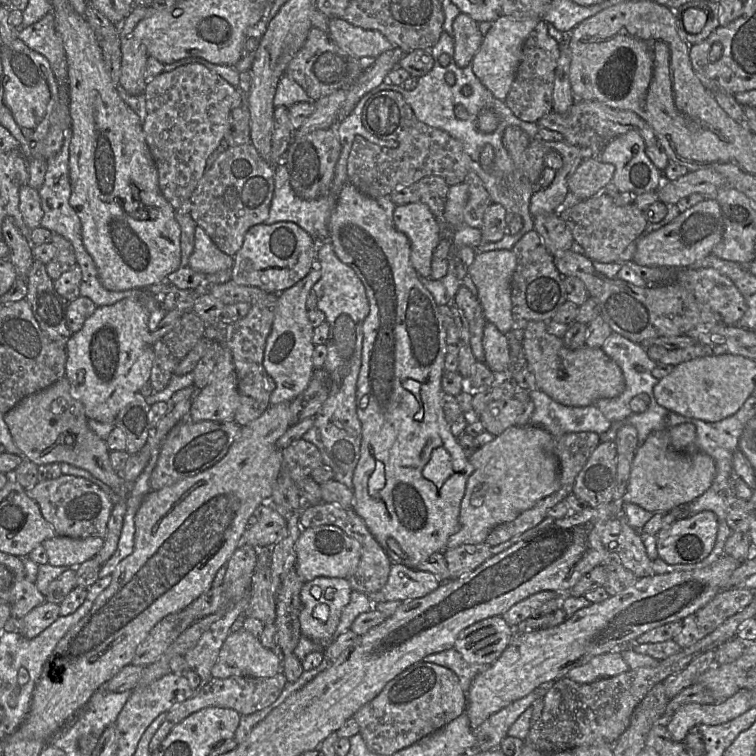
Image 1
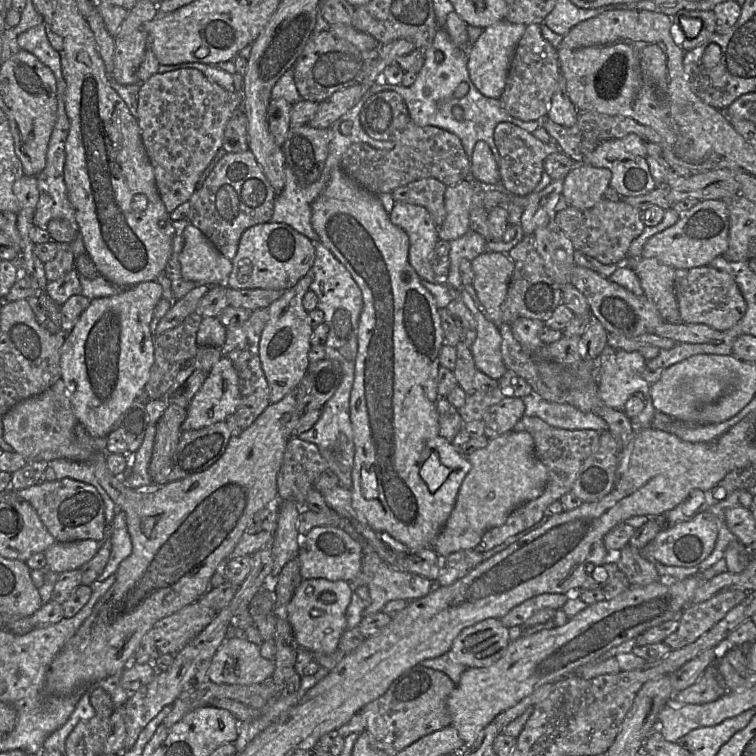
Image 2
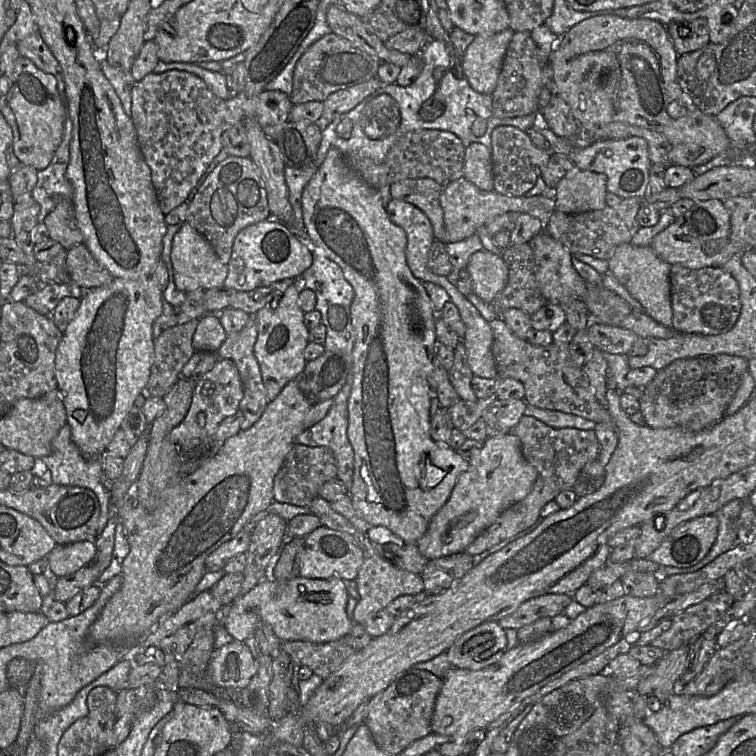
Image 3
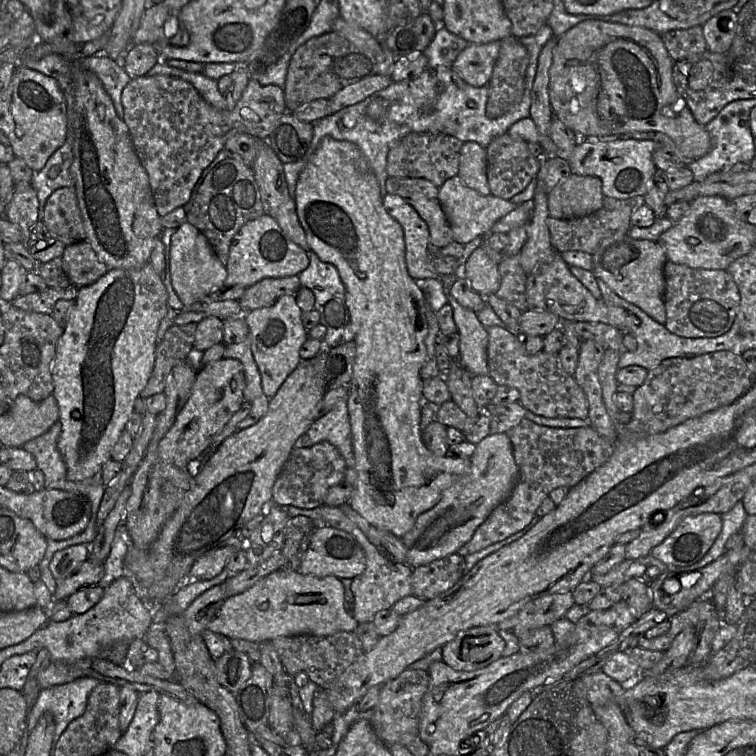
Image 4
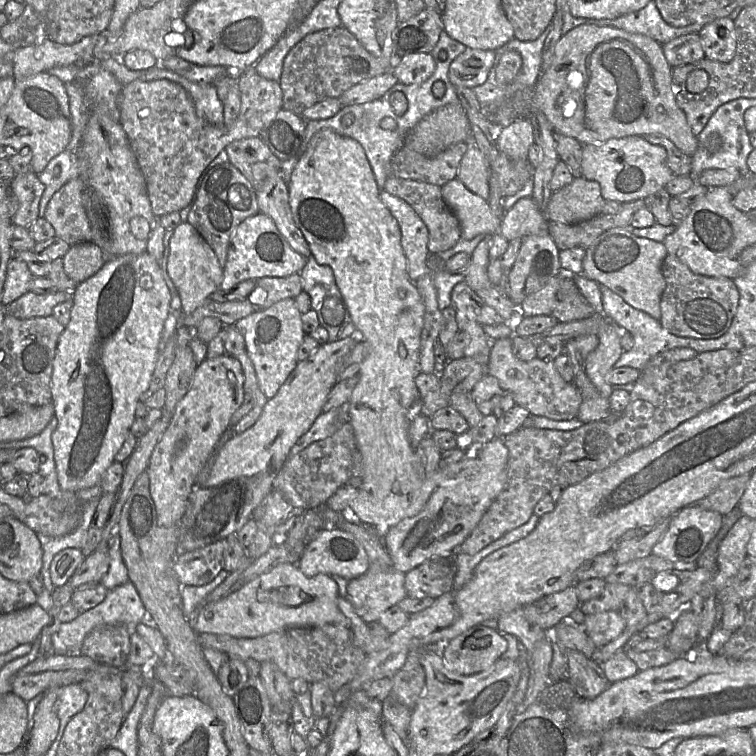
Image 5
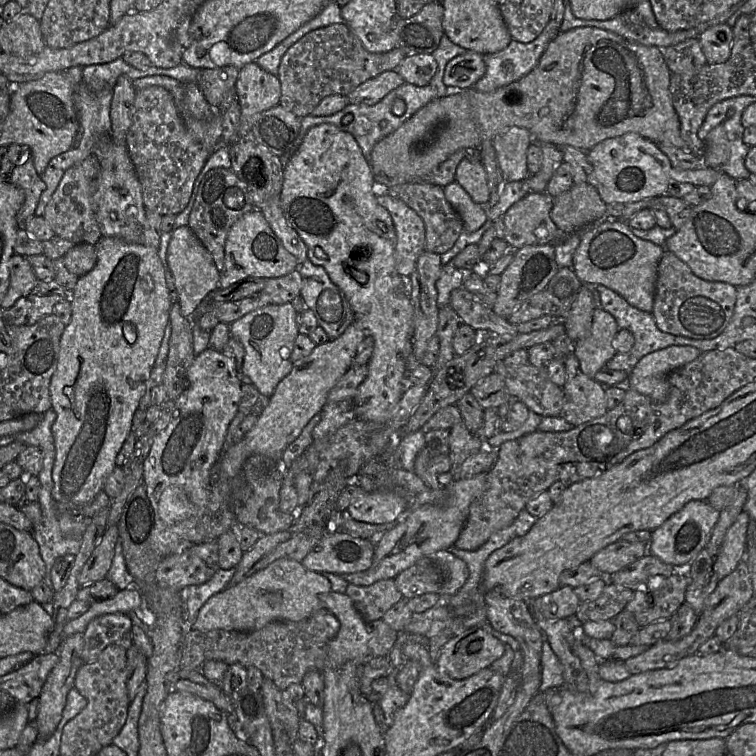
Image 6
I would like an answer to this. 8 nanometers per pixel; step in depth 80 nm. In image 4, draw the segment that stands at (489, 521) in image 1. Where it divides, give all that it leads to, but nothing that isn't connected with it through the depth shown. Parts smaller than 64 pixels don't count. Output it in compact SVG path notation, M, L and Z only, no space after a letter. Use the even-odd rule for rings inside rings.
M507 433L488 435L476 445L470 460L469 473L445 489L439 502L420 514L413 528L401 538L407 549L406 564L412 569L456 553L518 482L519 469Z

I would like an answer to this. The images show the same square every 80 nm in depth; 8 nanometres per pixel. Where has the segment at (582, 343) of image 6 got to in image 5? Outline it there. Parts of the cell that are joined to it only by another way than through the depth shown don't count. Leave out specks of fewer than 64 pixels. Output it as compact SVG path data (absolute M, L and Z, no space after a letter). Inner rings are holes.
M604 315L597 334L598 346L584 360L584 371L599 393L608 399L614 387L605 381L605 375L614 368L623 349L620 344L621 330Z

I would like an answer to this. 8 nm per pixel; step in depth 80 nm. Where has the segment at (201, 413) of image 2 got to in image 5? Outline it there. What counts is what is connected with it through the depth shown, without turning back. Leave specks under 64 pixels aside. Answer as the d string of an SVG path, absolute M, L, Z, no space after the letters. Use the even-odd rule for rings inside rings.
M223 354L215 358L206 358L197 365L191 387L178 402L168 428L154 447L147 468L150 493L156 506L160 525L179 526L180 535L180 522L188 507L197 476L222 434L230 426L230 419L242 404L243 396L244 375L240 362L234 356Z

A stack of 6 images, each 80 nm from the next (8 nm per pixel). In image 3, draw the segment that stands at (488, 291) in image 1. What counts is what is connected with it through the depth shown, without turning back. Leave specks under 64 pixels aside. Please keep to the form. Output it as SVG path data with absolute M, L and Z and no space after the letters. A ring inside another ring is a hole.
M480 250L470 257L466 269L472 280L472 291L483 301L494 303L508 282L508 267L502 255Z

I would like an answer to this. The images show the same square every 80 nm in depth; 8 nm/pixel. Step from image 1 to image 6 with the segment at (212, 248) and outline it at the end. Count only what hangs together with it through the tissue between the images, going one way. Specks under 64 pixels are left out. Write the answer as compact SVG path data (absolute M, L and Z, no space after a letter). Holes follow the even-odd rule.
M180 226L172 231L168 245L167 261L171 270L181 314L186 318L194 318L194 311L208 298L208 295L219 287L220 272L214 260L190 227Z

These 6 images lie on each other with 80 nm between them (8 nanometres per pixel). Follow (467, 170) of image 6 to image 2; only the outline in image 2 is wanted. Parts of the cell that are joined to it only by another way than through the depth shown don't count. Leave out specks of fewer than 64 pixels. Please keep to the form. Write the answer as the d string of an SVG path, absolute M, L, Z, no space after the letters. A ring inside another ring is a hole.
M478 141L470 160L470 177L484 187L499 187L500 174L489 145Z

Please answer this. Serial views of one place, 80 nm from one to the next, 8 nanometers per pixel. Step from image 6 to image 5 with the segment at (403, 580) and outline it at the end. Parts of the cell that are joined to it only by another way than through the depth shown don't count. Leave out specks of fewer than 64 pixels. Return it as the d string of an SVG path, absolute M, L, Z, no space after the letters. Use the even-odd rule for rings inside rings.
M453 556L434 557L405 573L408 597L437 597L453 588L457 566Z

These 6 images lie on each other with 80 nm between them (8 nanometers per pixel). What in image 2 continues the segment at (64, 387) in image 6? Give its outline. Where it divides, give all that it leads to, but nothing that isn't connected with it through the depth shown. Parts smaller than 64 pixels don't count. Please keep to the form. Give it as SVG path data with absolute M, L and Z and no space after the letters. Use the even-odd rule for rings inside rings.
M147 281L125 288L117 295L93 299L74 328L65 336L60 350L61 379L65 383L77 422L84 426L91 437L107 437L144 390L154 362L150 323L162 295L163 288L157 281Z

